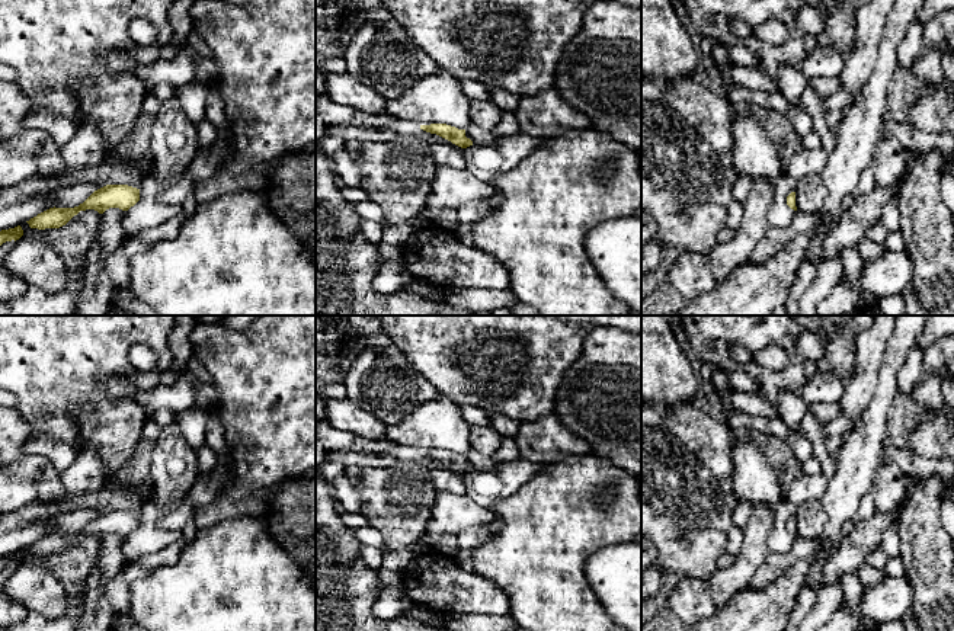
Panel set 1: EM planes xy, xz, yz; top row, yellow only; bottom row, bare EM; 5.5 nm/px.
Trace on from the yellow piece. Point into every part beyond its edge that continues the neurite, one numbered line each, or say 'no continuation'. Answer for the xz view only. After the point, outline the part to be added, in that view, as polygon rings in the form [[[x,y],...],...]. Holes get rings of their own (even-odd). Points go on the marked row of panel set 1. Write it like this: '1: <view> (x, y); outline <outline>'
no continuation

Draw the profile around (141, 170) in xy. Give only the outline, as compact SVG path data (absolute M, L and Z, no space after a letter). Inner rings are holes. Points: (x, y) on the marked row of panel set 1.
M109 153L105 158L112 161L116 166L128 167L134 173L134 179L128 186L132 186L137 189L141 189L143 180L151 173L153 163L141 163L132 158L121 158L113 153Z

